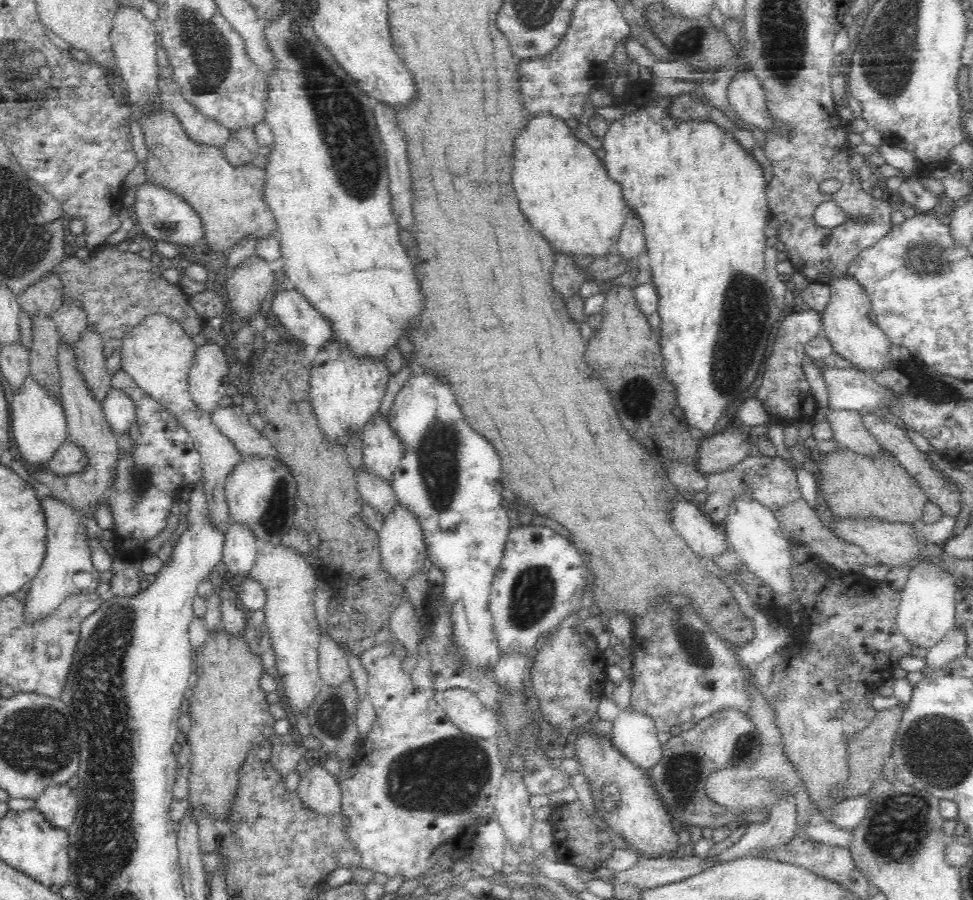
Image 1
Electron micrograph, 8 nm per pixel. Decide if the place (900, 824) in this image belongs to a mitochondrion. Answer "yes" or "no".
yes

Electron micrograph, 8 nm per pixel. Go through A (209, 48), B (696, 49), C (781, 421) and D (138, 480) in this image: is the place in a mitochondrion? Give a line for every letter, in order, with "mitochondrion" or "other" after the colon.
A: mitochondrion
B: other
C: other
D: mitochondrion

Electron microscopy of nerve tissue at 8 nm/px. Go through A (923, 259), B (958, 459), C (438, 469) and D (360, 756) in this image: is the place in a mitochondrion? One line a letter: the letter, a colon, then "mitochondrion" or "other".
A: mitochondrion
B: other
C: mitochondrion
D: other

